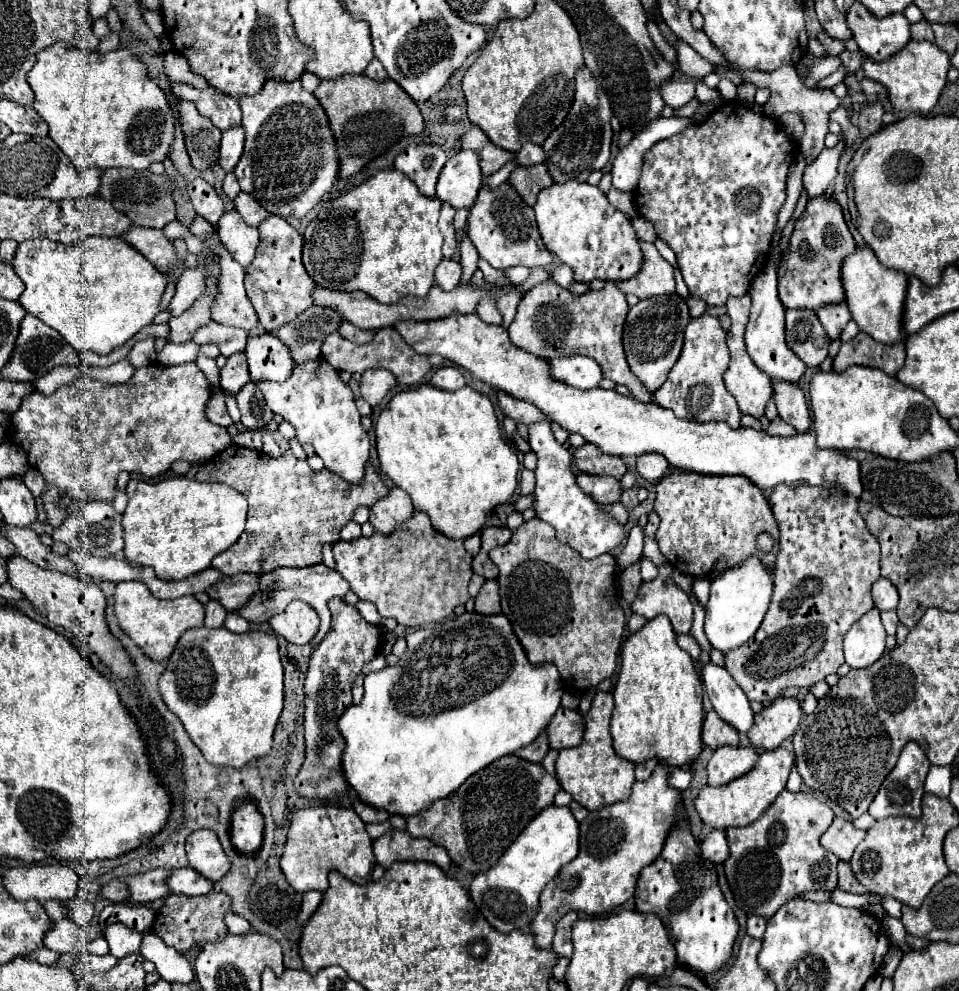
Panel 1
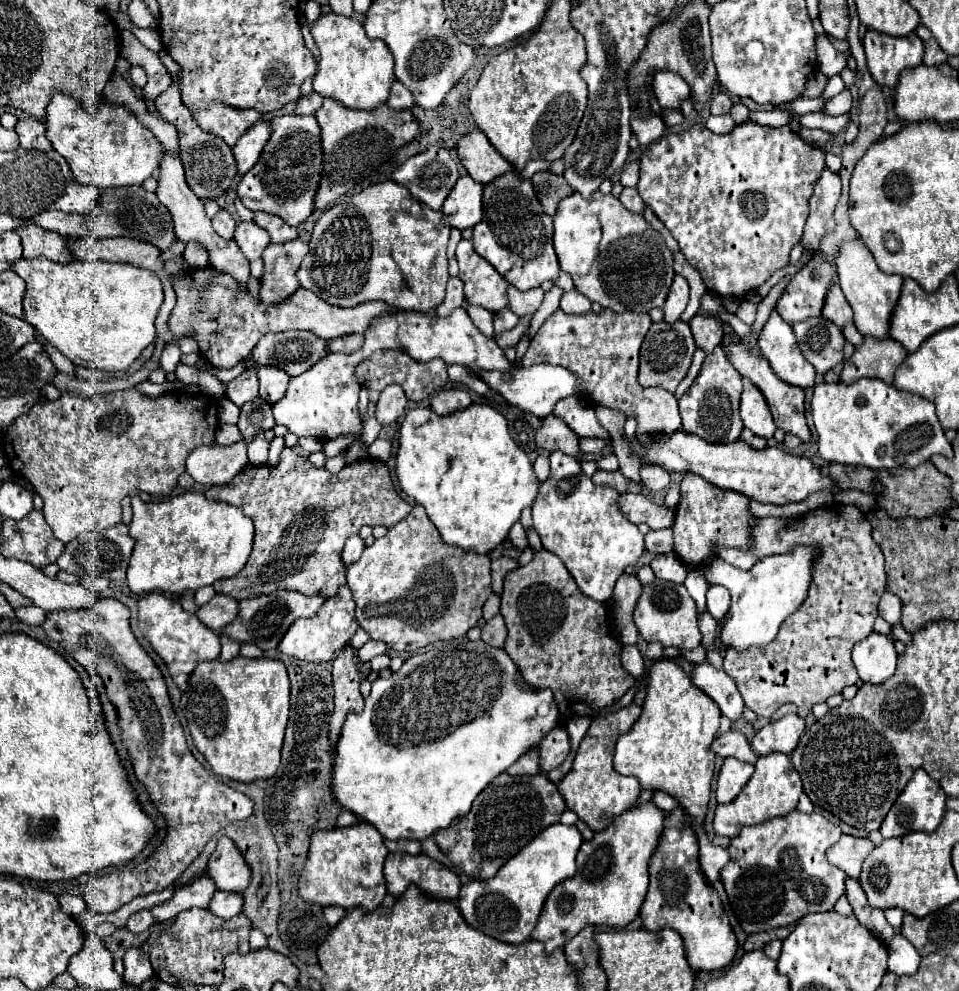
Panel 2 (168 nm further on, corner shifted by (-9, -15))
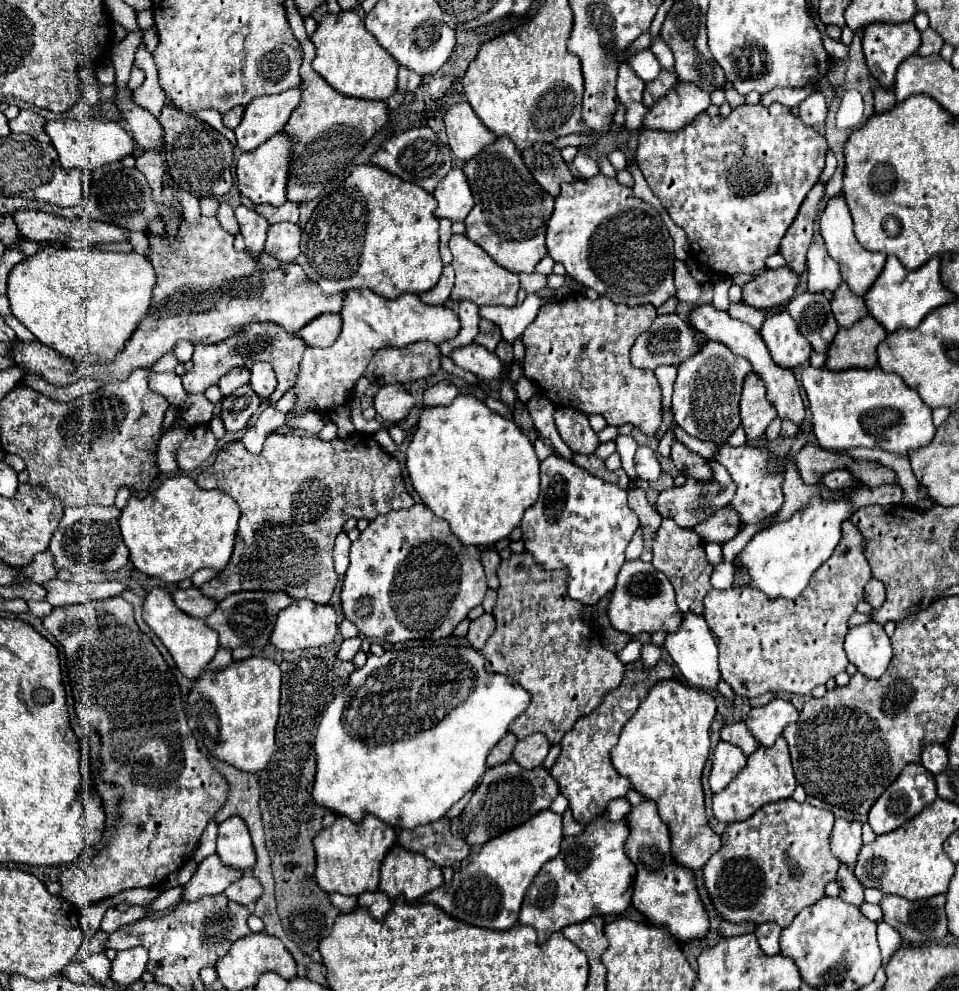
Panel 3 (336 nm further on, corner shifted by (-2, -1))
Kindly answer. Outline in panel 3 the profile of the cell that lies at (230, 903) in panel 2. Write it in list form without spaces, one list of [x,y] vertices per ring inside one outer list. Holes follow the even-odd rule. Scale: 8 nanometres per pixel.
[[[246,873],[246,877],[234,881],[226,891],[224,895],[230,899],[230,901],[236,901],[236,903],[242,903],[242,905],[254,905],[258,901],[258,897],[262,895],[262,885],[260,881],[252,875],[252,873]]]

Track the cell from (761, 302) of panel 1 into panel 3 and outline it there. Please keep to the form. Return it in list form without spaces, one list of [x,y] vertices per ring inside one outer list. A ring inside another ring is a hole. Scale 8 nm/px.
[[[778,313],[764,321],[760,335],[774,359],[780,367],[794,369],[800,367],[804,361],[808,361],[812,347],[806,343],[802,333],[798,331],[798,325],[794,325],[794,319],[788,313]]]

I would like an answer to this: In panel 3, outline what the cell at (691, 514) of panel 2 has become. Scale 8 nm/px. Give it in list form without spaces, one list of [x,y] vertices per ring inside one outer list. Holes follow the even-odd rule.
[[[678,439],[672,443],[672,453],[670,453],[674,465],[692,479],[698,481],[714,481],[712,479],[712,469],[706,459],[702,459],[698,453],[690,451],[686,445],[682,445]]]

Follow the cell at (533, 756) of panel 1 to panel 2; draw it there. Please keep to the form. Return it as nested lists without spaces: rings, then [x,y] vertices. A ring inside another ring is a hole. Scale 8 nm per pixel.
[[[539,749],[527,751],[521,759],[517,759],[517,763],[513,763],[513,767],[509,767],[507,773],[509,775],[539,775],[541,773]]]

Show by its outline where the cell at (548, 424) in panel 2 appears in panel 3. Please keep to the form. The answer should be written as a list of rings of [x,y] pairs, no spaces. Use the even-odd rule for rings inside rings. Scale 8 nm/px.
[[[562,407],[562,409],[556,409],[554,419],[556,419],[556,427],[558,427],[562,439],[574,453],[592,455],[598,449],[600,439],[594,433],[594,429],[590,427],[586,413],[578,411],[578,409]]]

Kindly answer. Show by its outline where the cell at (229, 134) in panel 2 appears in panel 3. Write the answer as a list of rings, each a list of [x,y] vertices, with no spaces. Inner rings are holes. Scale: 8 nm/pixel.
[[[236,107],[236,109],[232,109],[232,111],[228,111],[228,113],[222,115],[222,123],[228,129],[236,129],[240,125],[242,117],[244,117],[244,107]]]

